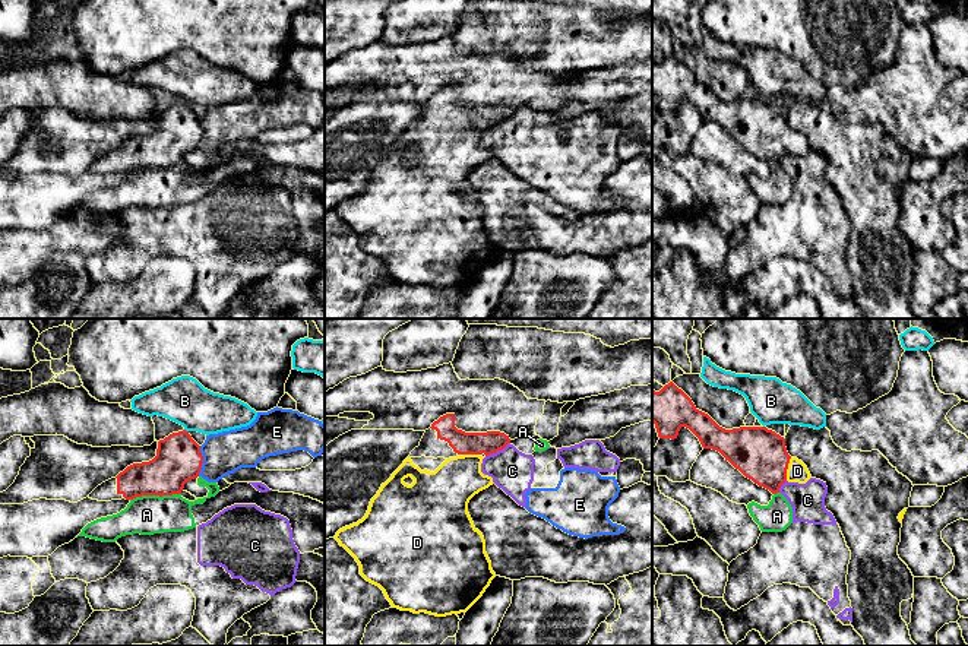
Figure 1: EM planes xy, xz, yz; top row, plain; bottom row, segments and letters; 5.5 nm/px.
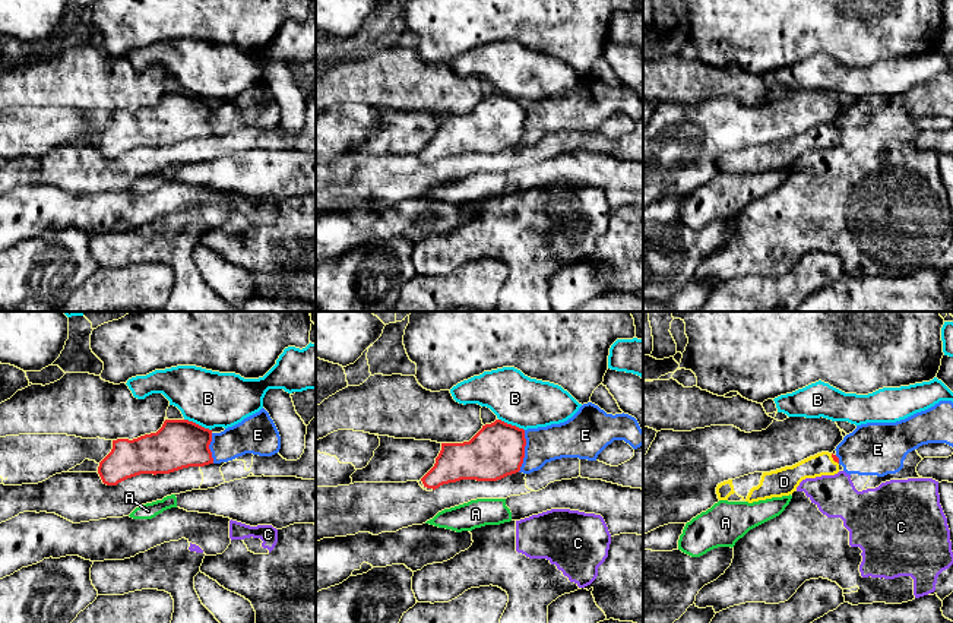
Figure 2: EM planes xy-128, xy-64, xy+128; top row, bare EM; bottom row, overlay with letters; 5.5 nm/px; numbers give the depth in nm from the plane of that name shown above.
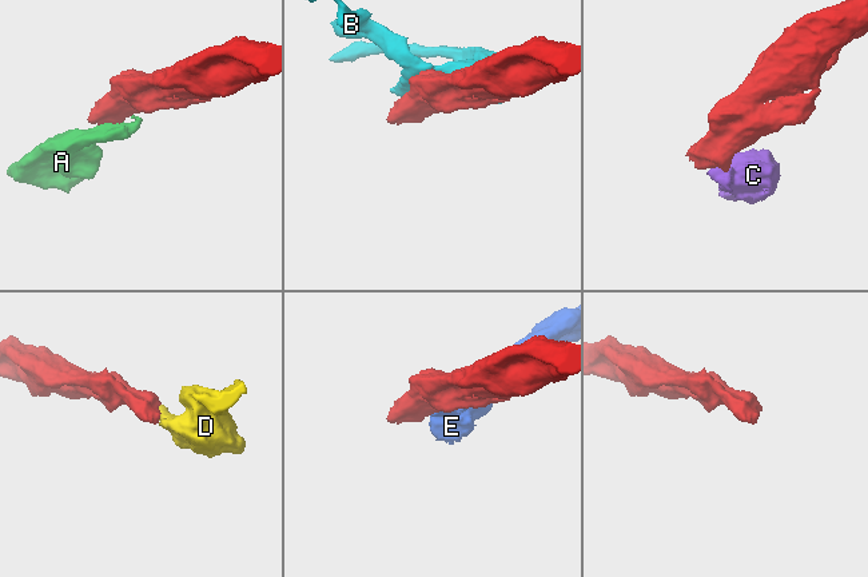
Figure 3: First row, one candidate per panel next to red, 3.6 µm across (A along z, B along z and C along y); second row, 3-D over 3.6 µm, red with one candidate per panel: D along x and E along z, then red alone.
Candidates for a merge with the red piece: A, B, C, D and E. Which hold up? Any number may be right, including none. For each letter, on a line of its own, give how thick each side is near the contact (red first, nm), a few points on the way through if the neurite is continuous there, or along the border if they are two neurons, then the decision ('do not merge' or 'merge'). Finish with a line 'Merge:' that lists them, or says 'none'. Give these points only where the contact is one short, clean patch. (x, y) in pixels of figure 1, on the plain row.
A: 260/220 nm | along xy (180, 165), (136, 168), (130, 173) | do not merge
B: 260/260 nm | do not merge
C: 130/240 nm | along xz (509, 114), (486, 129) | do not merge
D: 280/110 nm | across yz (759, 126), (772, 139), (787, 141), (797, 143) | merge
E: 260/240 nm | do not merge
Merge: D

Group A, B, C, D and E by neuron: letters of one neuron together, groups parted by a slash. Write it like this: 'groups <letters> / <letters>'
groups A / B / C E / D

